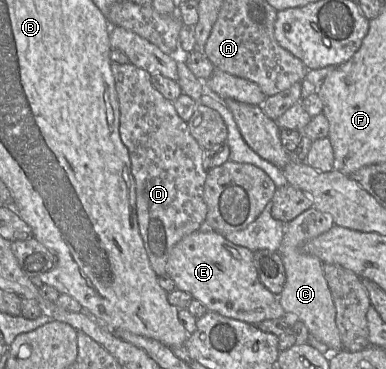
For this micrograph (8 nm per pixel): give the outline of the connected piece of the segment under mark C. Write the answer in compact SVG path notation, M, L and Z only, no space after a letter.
M314 206L284 224L284 236L278 253L285 268L286 282L277 296L285 312L302 321L311 335L328 348L341 351L344 348L336 325L336 308L323 271L324 263L318 257L302 252L304 243L327 232L334 225L331 215L319 211Z

